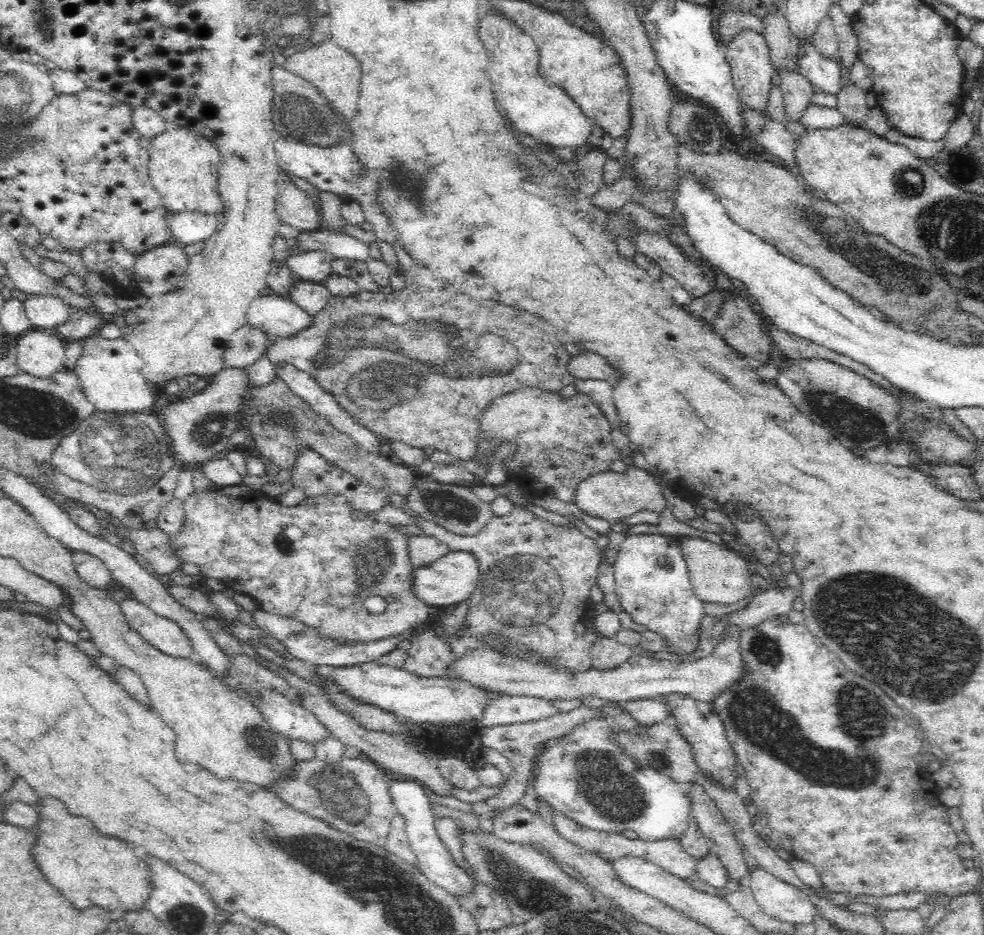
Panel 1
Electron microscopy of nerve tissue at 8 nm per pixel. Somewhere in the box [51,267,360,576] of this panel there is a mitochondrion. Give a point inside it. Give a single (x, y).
(130, 450)

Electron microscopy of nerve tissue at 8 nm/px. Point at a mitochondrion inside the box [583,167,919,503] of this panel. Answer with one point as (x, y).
(851, 422)

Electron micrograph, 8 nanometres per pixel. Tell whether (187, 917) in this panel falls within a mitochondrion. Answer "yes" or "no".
yes

